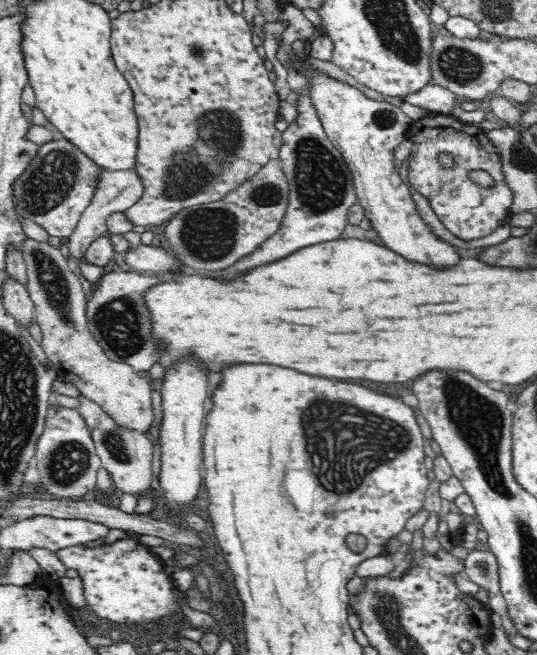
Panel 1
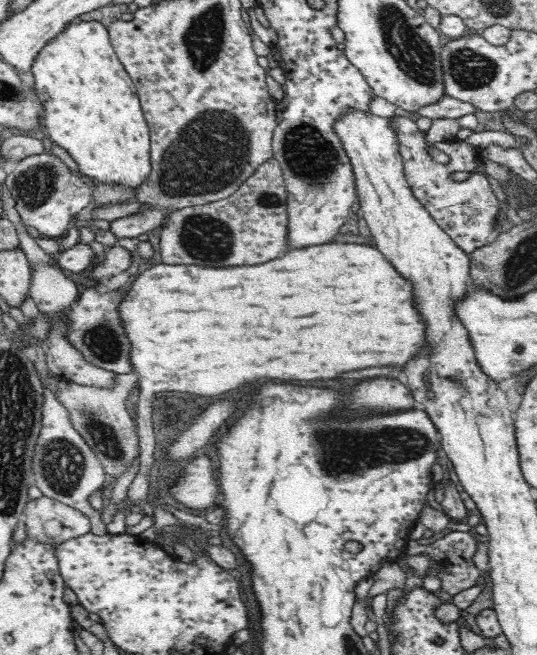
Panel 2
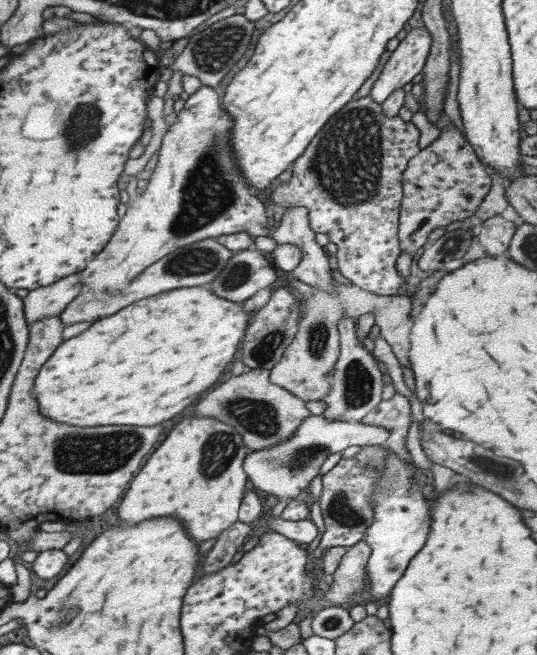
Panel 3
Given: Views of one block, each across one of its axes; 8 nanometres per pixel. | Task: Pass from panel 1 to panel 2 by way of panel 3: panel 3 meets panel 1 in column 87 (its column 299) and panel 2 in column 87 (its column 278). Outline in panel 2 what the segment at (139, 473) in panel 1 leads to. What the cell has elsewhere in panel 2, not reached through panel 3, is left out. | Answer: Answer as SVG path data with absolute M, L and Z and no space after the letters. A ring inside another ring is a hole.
M128 372L128 374L118 375L117 383L112 387L92 387L76 384L72 381L62 380L58 383L57 399L66 407L73 427L84 437L84 440L92 447L97 459L102 463L102 470L107 479L120 479L132 463L139 460L139 432L134 420L126 411L124 400L128 392L139 381L138 372Z

